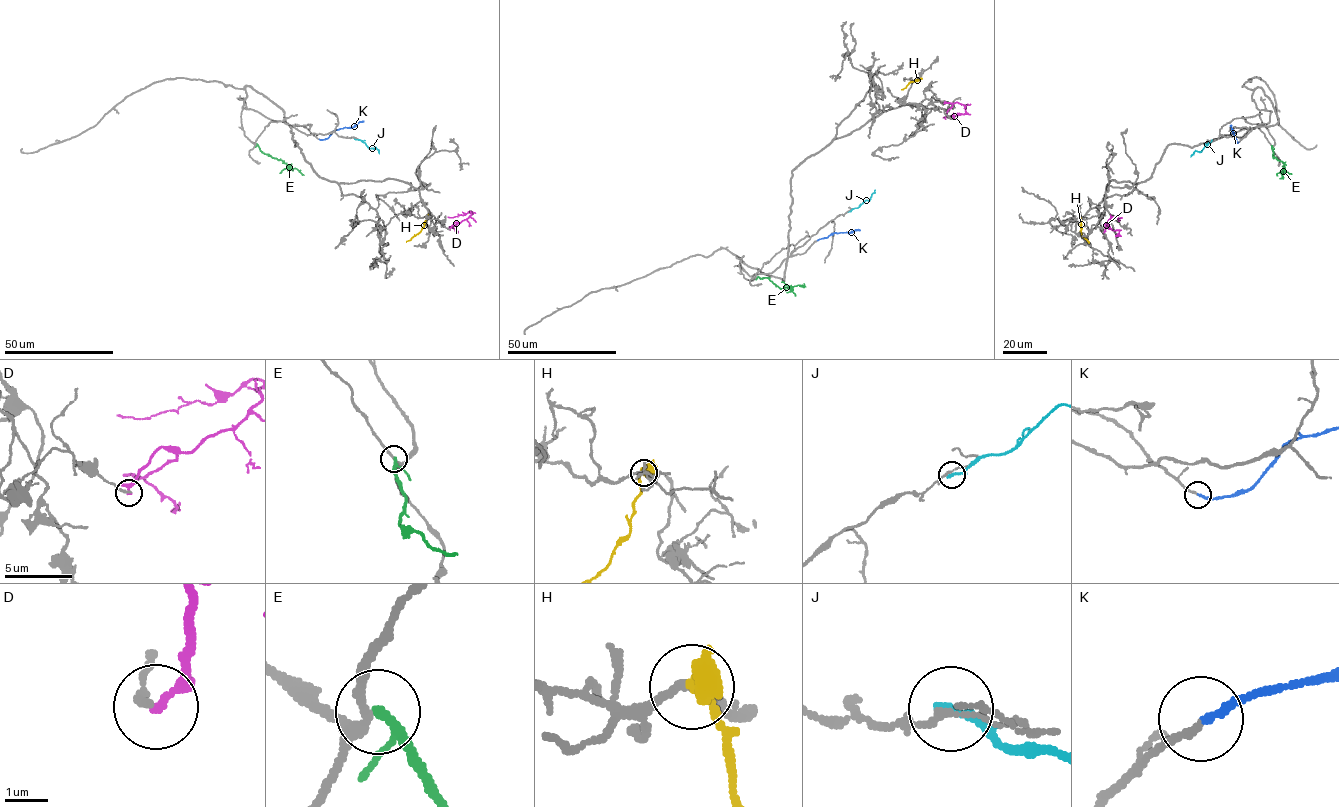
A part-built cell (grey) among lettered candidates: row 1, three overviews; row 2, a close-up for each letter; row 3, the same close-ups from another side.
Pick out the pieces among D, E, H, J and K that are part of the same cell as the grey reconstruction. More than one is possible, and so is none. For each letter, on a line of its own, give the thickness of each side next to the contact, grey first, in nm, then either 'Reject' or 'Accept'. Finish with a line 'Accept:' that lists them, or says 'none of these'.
D: Thickness 170 nm (grey) against 280 nm. Reject
E: Thickness 190 nm (grey) against 180 nm. Reject
H: Thickness 170 nm (grey) against 650 nm. Reject
J: Thickness 130 nm (grey) against 200 nm. Reject
K: Thickness 170 nm (grey) against 200 nm. Accept
Accept: K

